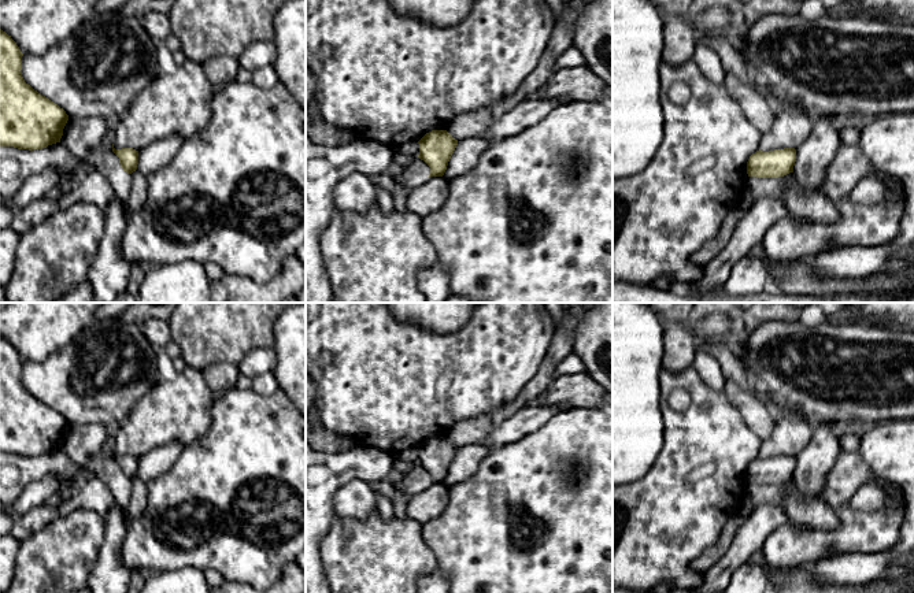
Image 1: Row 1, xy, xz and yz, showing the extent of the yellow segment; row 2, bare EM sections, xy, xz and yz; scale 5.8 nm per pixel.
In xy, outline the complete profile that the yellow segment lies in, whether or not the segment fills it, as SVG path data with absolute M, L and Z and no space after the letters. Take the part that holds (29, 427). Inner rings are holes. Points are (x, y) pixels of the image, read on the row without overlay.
M0 336L0 453L42 456L60 449L69 422L25 389L22 363Z

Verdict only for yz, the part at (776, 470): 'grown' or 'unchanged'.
unchanged

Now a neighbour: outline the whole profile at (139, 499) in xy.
M138 477L133 478L130 483L132 483L132 496L129 501L127 514L129 520L136 520L144 514L147 508L148 489L147 485Z

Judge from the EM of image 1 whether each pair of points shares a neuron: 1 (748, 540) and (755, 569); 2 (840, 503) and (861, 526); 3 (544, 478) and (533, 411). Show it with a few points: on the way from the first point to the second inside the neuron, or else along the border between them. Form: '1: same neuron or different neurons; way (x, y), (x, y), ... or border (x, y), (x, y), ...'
1: different neurons; border (757, 558), (743, 563), (729, 578)
2: same neuron; way (843, 508), (855, 521)
3: different neurons; border (563, 411), (552, 415), (533, 432), (507, 444)

